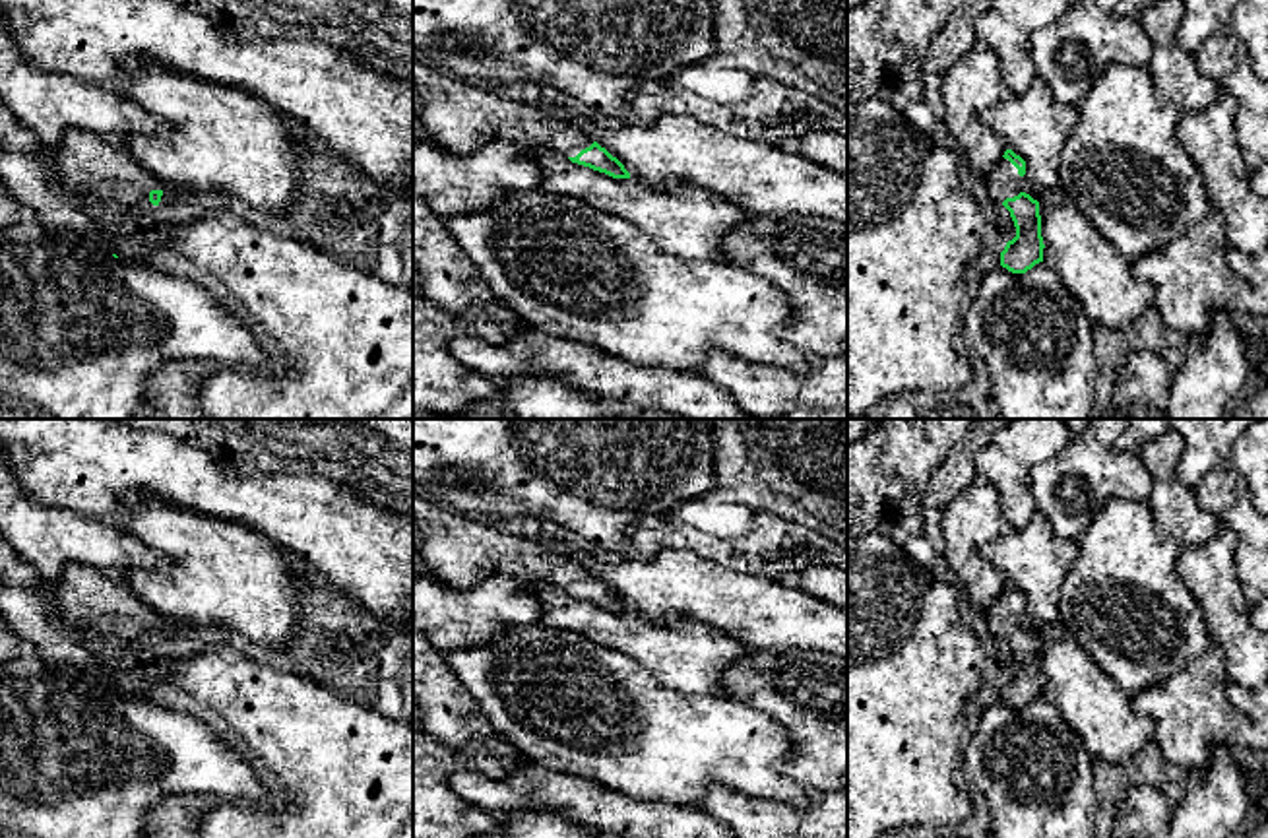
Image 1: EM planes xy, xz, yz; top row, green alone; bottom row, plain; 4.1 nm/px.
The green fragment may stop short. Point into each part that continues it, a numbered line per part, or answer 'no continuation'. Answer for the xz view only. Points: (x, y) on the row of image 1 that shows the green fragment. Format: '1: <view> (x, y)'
1: xz (458, 117)

